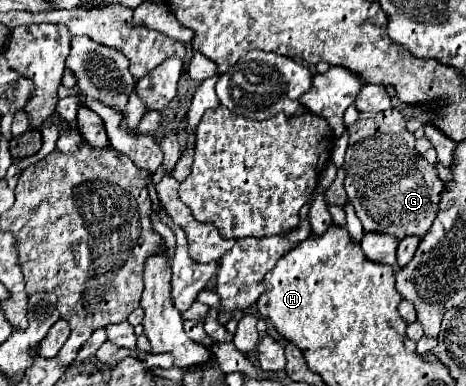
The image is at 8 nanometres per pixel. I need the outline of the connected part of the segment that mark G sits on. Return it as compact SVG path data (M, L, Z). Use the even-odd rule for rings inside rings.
M387 109L381 113L359 113L359 119L349 125L349 147L345 153L345 189L349 201L355 207L357 217L363 223L363 233L387 233L395 235L397 241L417 235L425 237L425 231L433 225L437 217L437 203L441 201L441 191L445 191L445 183L439 179L435 165L425 163L421 155L415 151L415 135L407 131L405 119L397 109Z

